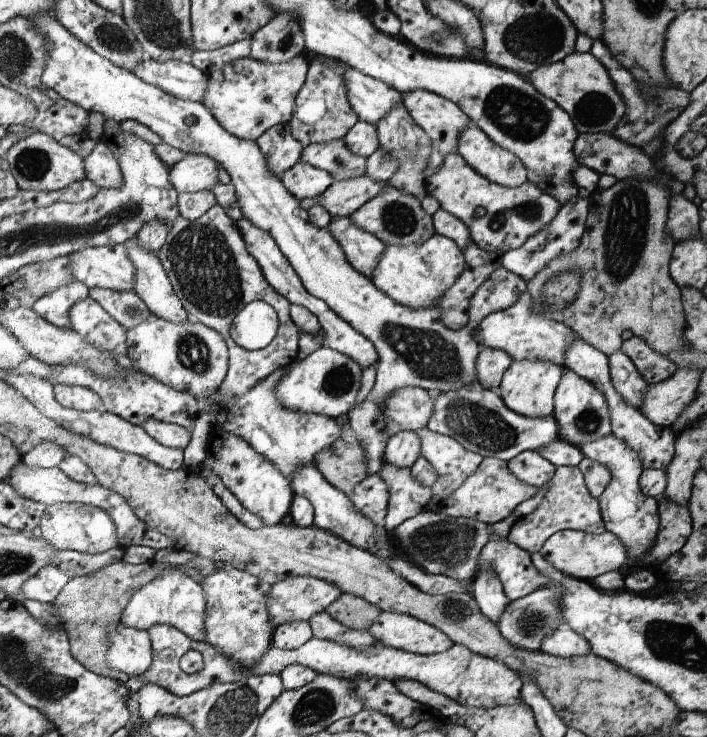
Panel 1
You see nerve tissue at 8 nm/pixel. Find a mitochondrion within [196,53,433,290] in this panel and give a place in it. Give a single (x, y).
(400, 219)

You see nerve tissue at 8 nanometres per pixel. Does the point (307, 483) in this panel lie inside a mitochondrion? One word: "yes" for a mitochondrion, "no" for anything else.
no

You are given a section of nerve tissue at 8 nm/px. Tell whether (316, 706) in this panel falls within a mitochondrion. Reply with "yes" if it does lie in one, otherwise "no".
yes

